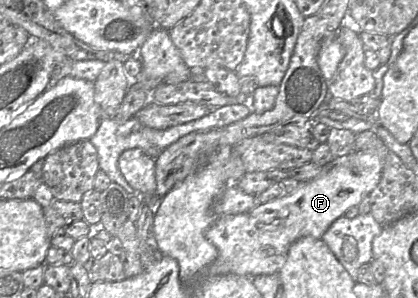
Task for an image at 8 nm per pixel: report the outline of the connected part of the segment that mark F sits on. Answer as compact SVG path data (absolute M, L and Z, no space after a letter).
M353 151L336 158L322 176L308 182L291 195L257 204L251 211L220 216L205 237L218 250L217 259L207 268L207 276L236 274L253 278L278 275L285 265L290 246L303 237L322 239L329 227L345 212L377 187L382 176L382 162L374 154Z

